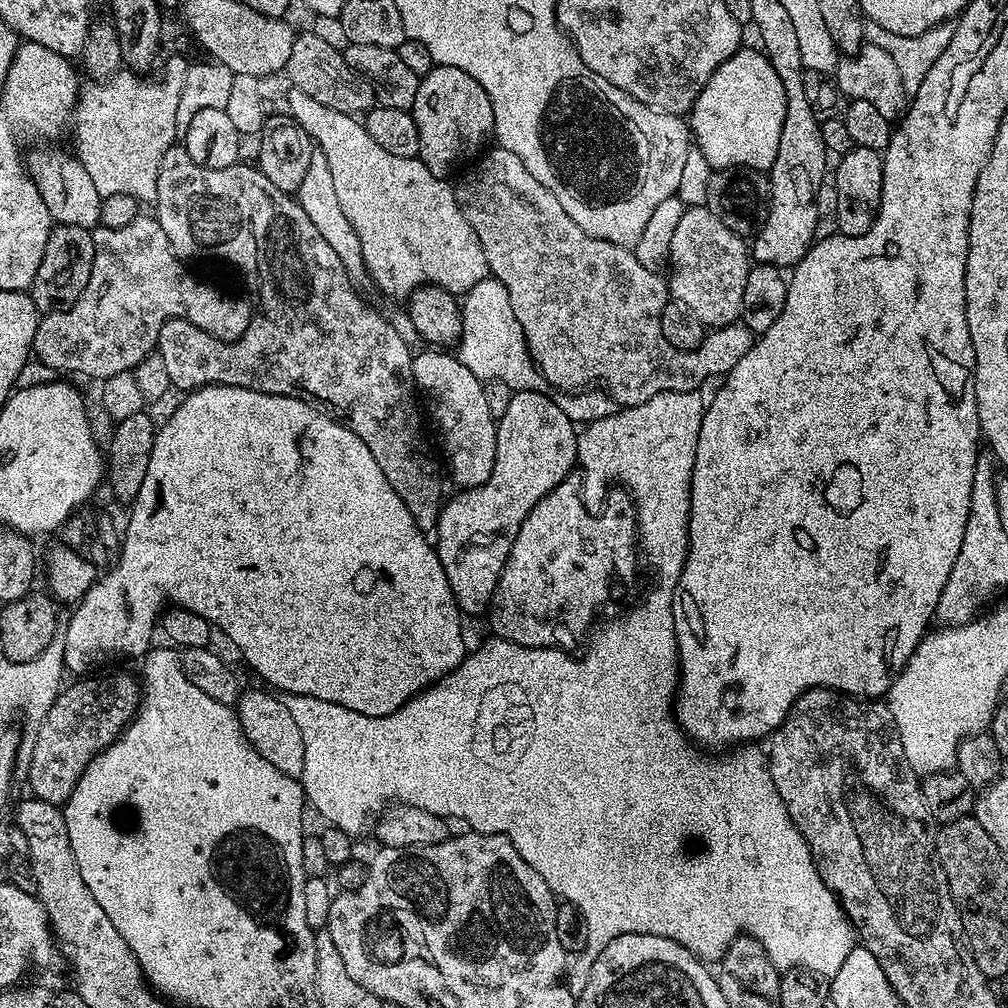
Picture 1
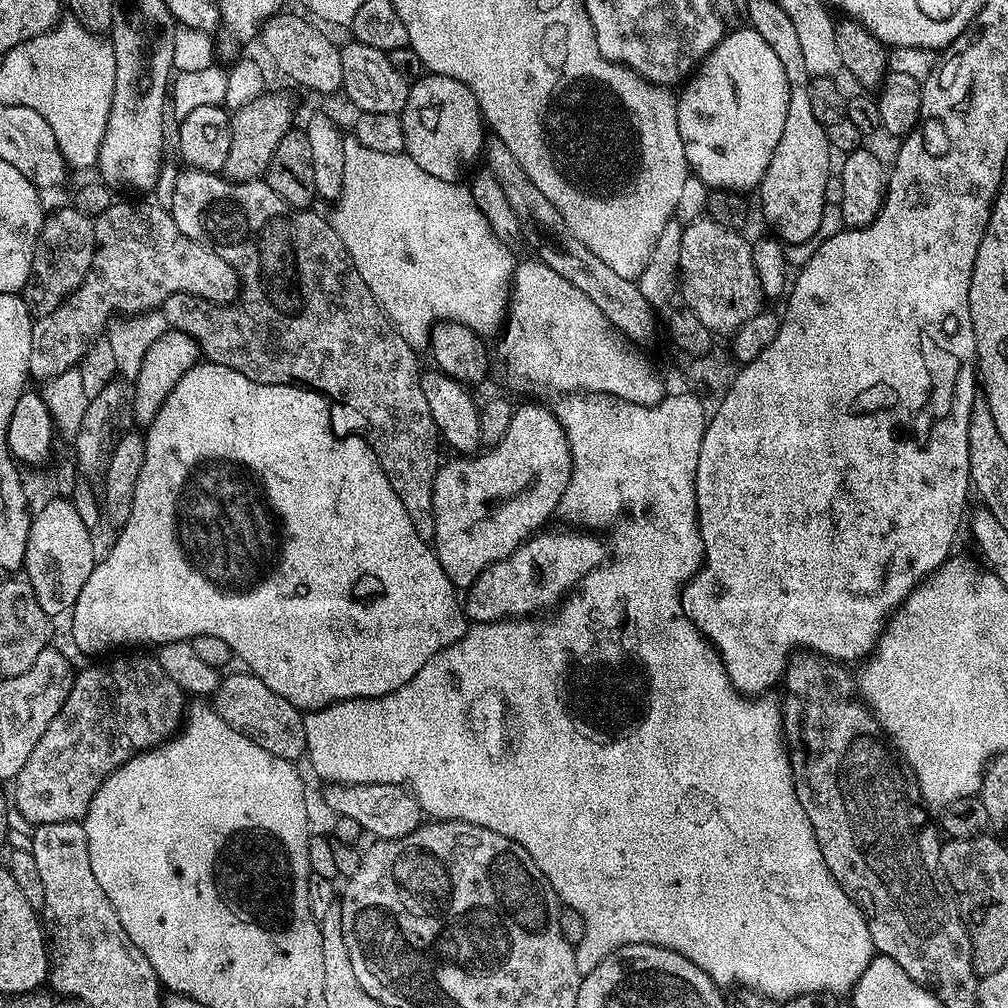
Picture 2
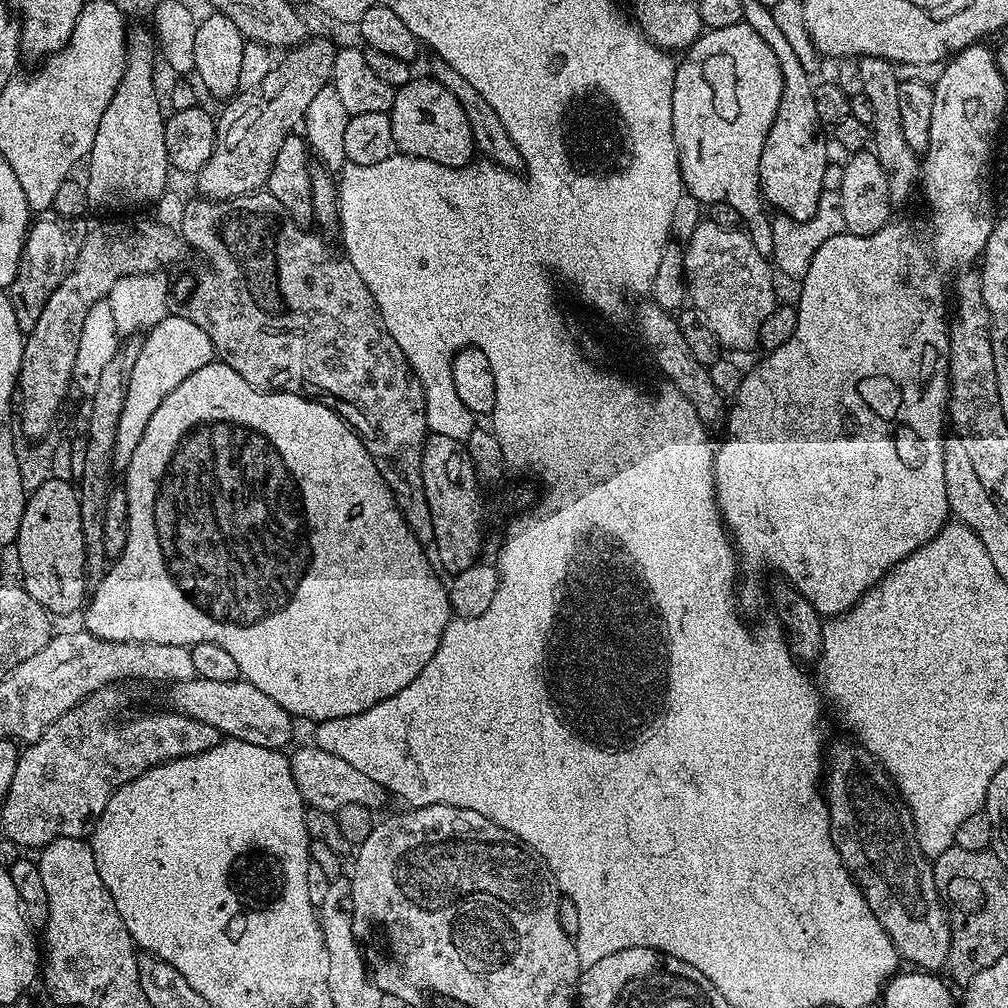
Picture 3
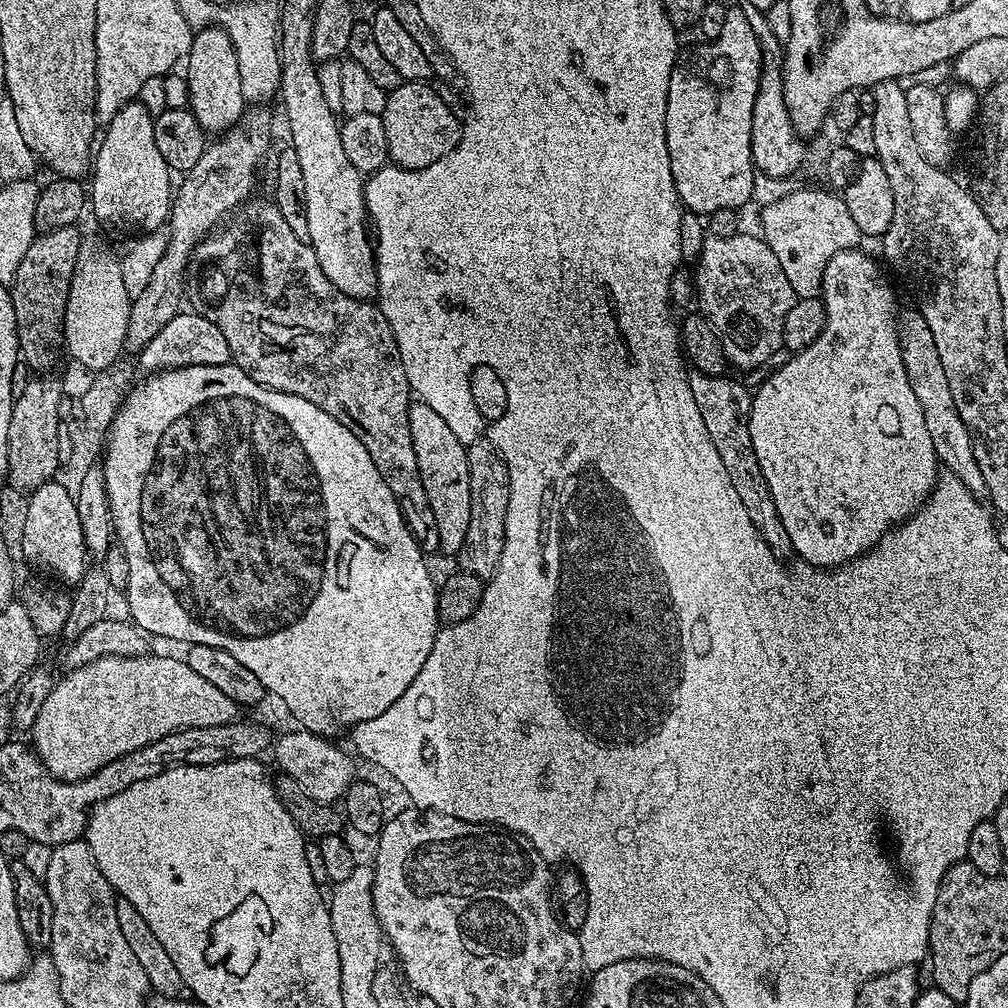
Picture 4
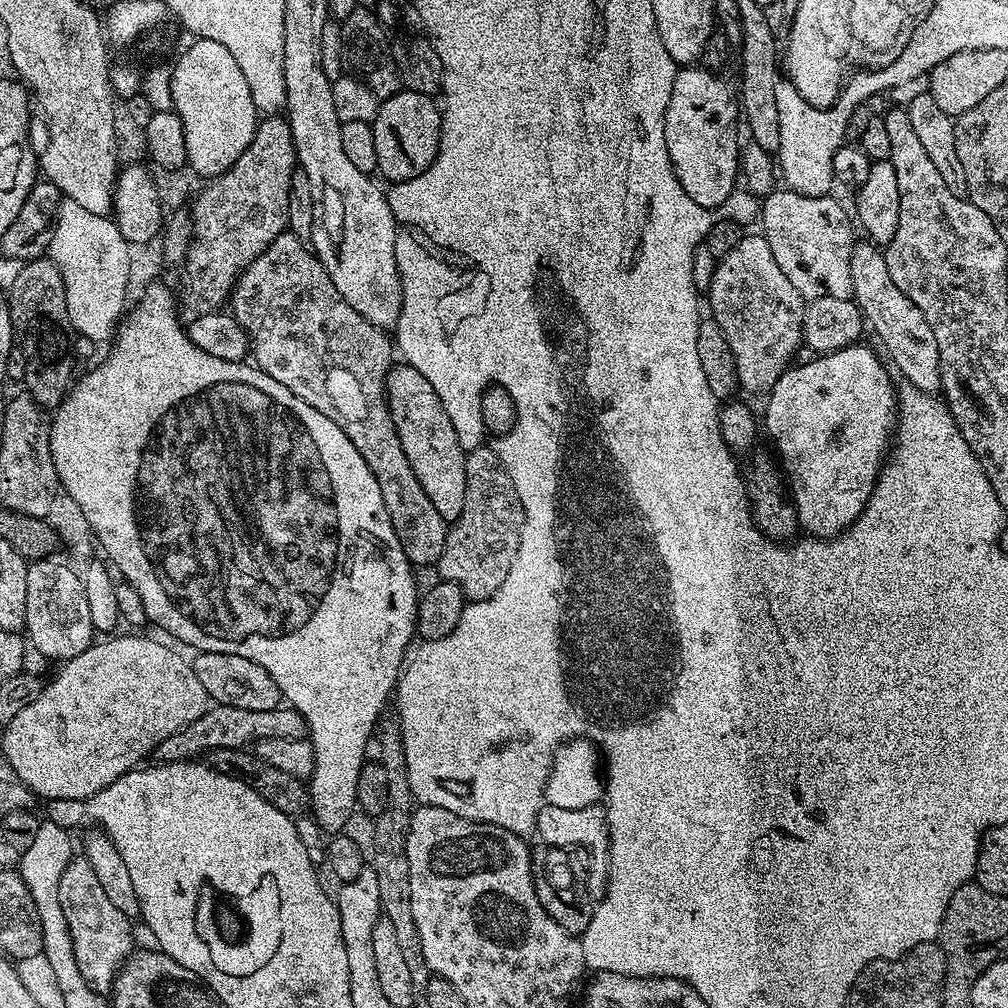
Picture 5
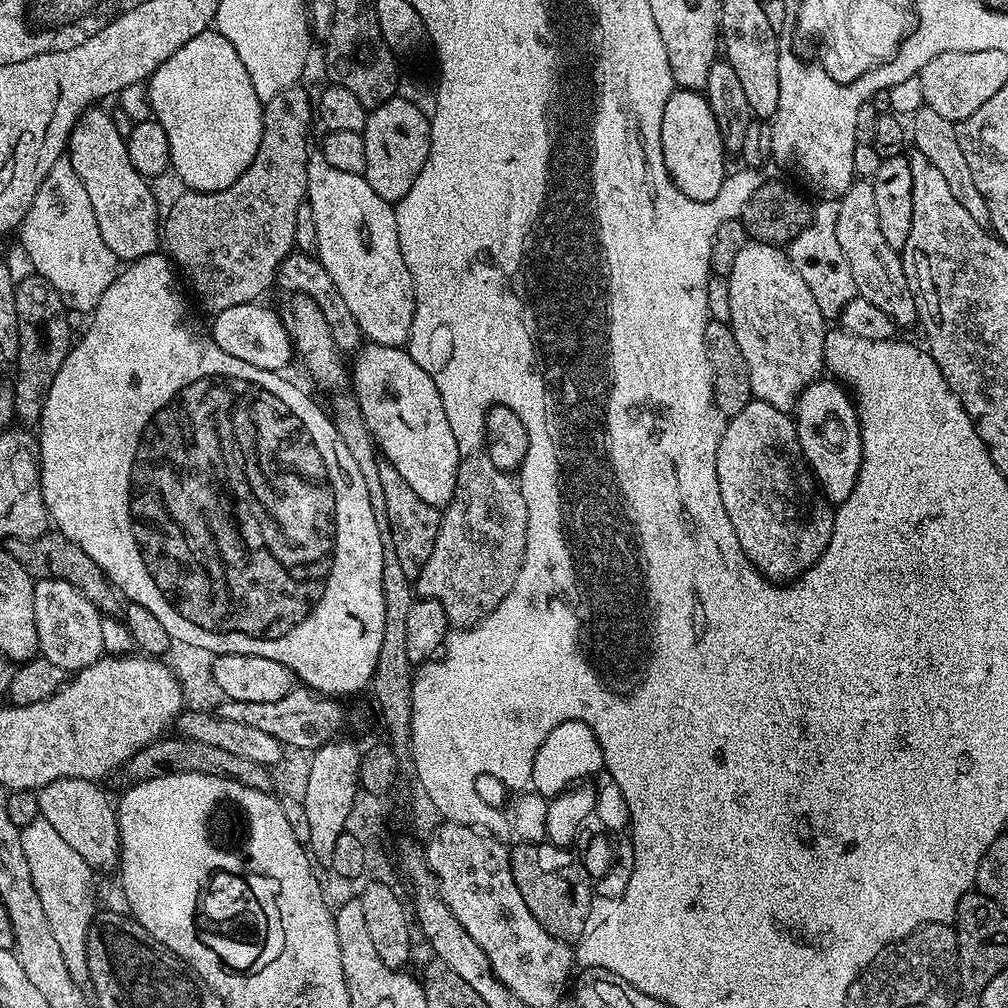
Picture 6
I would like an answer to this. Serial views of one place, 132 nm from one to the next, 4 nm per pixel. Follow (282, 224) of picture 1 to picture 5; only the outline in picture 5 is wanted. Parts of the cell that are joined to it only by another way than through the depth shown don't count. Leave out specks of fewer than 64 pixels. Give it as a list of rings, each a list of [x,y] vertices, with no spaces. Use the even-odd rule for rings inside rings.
[[[287,230],[278,234],[278,238],[274,238],[274,242],[270,242],[270,246],[266,246],[250,266],[246,266],[232,289],[231,304],[230,315],[248,335],[250,356],[255,367],[261,368],[265,376],[274,378],[274,382],[282,382],[282,386],[286,386],[297,400],[326,414],[326,418],[330,418],[330,422],[337,424],[342,434],[354,442],[354,450],[362,454],[366,466],[370,466],[374,478],[378,478],[378,490],[382,490],[386,514],[390,514],[394,534],[398,534],[398,542],[402,542],[408,561],[414,566],[439,565],[449,525],[442,514],[434,510],[434,502],[426,498],[426,490],[422,490],[422,482],[418,482],[418,474],[414,474],[414,466],[410,466],[410,458],[406,458],[406,450],[402,450],[402,438],[398,438],[394,418],[388,409],[388,372],[394,366],[393,337],[385,329],[374,326],[374,322],[366,322],[366,318],[362,318],[362,314],[358,314],[358,310],[354,310],[354,306],[334,290],[334,282],[330,282],[330,274],[326,274],[315,252]]]

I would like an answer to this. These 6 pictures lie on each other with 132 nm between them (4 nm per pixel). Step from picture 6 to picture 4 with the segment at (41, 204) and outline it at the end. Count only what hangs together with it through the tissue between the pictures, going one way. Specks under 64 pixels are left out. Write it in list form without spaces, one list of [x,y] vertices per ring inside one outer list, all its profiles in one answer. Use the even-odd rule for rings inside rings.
[[[81,247],[80,257],[76,263],[76,269],[72,275],[72,285],[70,294],[66,302],[64,311],[64,330],[62,333],[62,344],[68,352],[84,368],[89,368],[89,373],[95,374],[113,367],[120,356],[120,352],[125,351],[126,326],[130,318],[132,301],[126,290],[126,285],[122,280],[122,270],[120,269],[120,260],[110,253],[103,252],[100,248]]]

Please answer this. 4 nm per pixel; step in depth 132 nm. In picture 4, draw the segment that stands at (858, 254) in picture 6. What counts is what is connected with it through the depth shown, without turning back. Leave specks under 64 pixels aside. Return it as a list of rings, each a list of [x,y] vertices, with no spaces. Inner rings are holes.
[[[901,311],[898,316],[896,335],[900,338],[900,353],[906,366],[906,378],[910,378],[910,390],[914,390],[914,398],[918,398],[918,406],[922,406],[922,419],[926,421],[926,430],[930,434],[930,442],[934,442],[936,459],[946,467],[947,475],[958,478],[966,490],[983,497],[988,487],[982,478],[982,470],[978,470],[978,458],[974,458],[973,438],[966,422],[962,422],[962,414],[958,414],[958,406],[954,406],[954,394],[950,394],[950,382],[946,378],[946,370],[942,370],[942,358],[938,358],[938,346],[934,346],[934,334],[930,334],[930,326],[926,326],[926,318],[920,311]]]

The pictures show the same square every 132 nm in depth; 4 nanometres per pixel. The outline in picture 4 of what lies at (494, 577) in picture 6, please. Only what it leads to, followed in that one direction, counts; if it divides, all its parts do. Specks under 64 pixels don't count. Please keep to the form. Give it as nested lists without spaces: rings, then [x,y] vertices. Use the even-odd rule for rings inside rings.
[[[481,438],[467,445],[470,470],[470,526],[466,530],[466,542],[461,546],[459,567],[465,572],[491,574],[500,564],[504,553],[506,510],[512,493],[512,483],[506,462],[491,439]]]

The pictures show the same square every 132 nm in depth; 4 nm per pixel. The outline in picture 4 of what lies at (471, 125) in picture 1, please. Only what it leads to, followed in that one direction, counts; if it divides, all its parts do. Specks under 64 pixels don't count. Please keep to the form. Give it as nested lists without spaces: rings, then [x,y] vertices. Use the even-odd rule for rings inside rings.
[[[401,82],[388,93],[384,107],[384,125],[388,143],[389,161],[397,168],[418,170],[438,162],[454,146],[462,135],[461,117],[452,113],[452,108],[432,89],[428,82]]]

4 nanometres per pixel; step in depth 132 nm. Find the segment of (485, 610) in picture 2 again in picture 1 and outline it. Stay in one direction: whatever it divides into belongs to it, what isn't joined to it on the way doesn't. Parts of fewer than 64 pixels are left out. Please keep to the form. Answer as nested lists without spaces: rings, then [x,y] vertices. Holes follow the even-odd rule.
[[[569,478],[563,480],[558,486],[554,486],[554,490],[550,490],[550,494],[546,494],[546,498],[542,498],[538,502],[538,506],[534,506],[534,510],[530,510],[530,514],[526,518],[526,522],[522,522],[522,526],[518,530],[518,538],[514,538],[514,546],[510,550],[508,560],[504,564],[502,574],[498,578],[498,586],[492,595],[492,603],[488,605],[486,620],[492,623],[492,628],[497,637],[501,640],[509,640],[515,644],[521,644],[527,648],[562,648],[572,650],[572,647],[579,642],[580,639],[587,637],[590,632],[588,623],[592,620],[592,615],[607,602],[608,596],[612,596],[616,592],[616,584],[632,584],[636,580],[636,560],[638,564],[638,533],[636,530],[636,503],[632,501],[632,495],[627,490],[616,486],[611,490],[612,493],[604,500],[604,509],[601,510],[600,516],[591,516],[588,508],[584,505],[584,500],[580,497],[580,488],[575,484],[575,479]]]

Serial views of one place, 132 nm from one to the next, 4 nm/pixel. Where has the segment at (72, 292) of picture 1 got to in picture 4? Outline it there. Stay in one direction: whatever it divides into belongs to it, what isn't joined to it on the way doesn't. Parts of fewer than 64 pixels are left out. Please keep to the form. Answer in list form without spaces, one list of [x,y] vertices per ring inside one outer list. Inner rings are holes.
[[[73,226],[40,232],[23,255],[10,285],[18,352],[23,363],[36,374],[47,373],[44,371],[51,366],[56,351],[62,348],[64,311],[82,247],[78,229]]]

